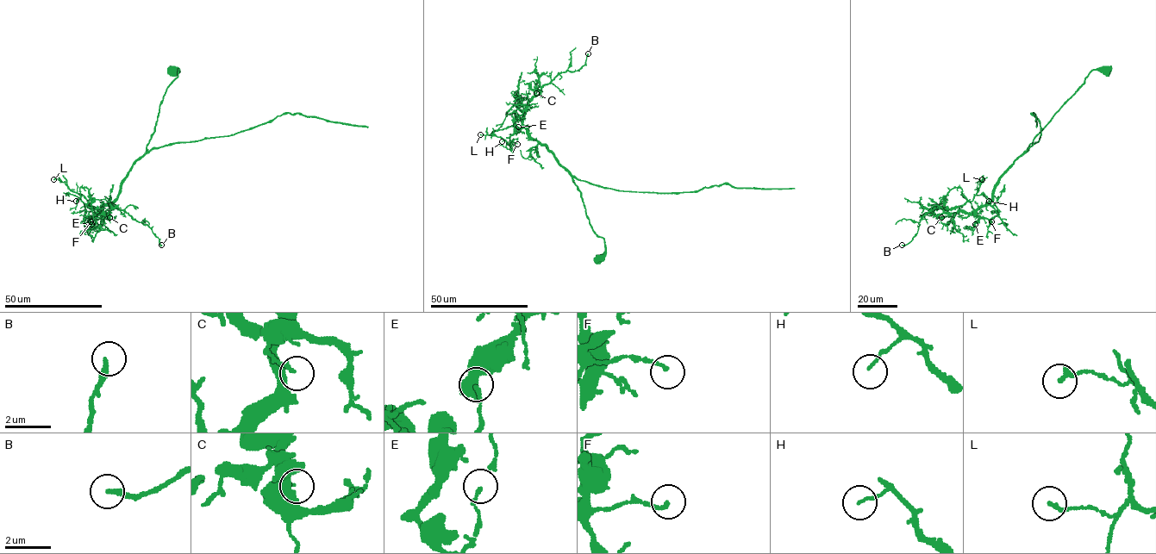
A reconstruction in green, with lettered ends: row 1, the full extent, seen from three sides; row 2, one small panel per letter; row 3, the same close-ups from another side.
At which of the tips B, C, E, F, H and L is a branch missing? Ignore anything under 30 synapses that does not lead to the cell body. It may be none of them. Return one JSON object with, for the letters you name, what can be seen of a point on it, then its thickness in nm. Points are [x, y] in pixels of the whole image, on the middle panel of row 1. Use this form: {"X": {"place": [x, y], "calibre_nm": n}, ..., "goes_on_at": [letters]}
{"goes_on_at": []}

